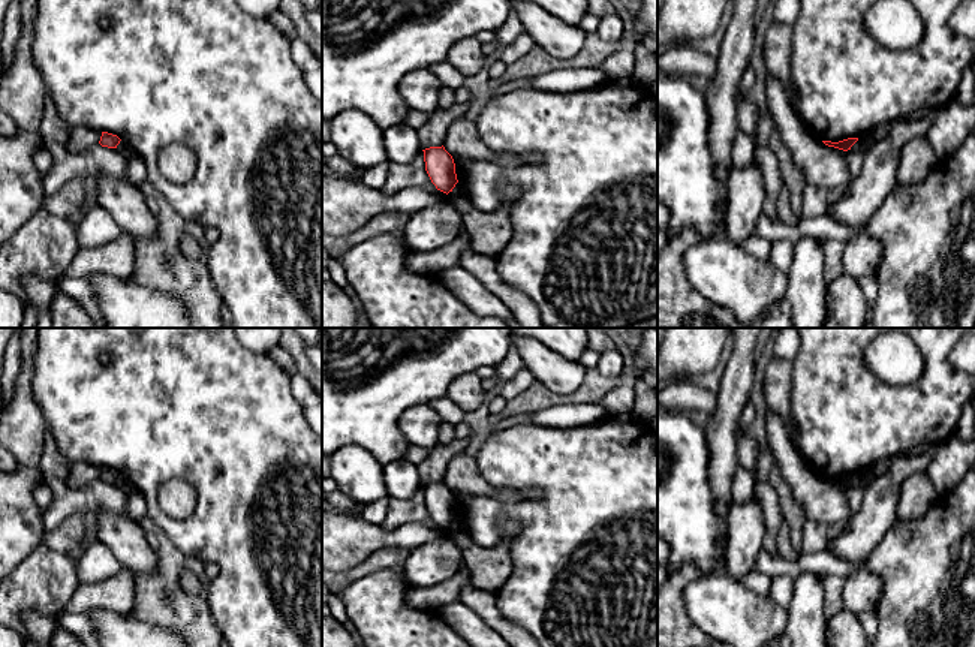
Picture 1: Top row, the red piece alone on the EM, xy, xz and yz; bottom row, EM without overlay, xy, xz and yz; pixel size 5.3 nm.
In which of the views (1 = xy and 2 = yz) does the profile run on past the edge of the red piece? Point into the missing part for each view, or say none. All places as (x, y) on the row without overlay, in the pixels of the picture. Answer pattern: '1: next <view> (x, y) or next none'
1: next none
2: next none

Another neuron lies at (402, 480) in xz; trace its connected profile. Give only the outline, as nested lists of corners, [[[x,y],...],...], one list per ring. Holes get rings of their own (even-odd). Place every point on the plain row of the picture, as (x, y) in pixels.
[[[404,458],[383,466],[383,482],[389,499],[409,499],[422,485],[416,466]]]

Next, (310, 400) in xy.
[[[300,373],[291,376],[291,392],[301,406],[309,427],[322,437],[322,394]]]

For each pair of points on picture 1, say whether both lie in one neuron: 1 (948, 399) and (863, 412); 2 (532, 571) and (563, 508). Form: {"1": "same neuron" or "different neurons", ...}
{"1": "same neuron", "2": "same neuron"}

